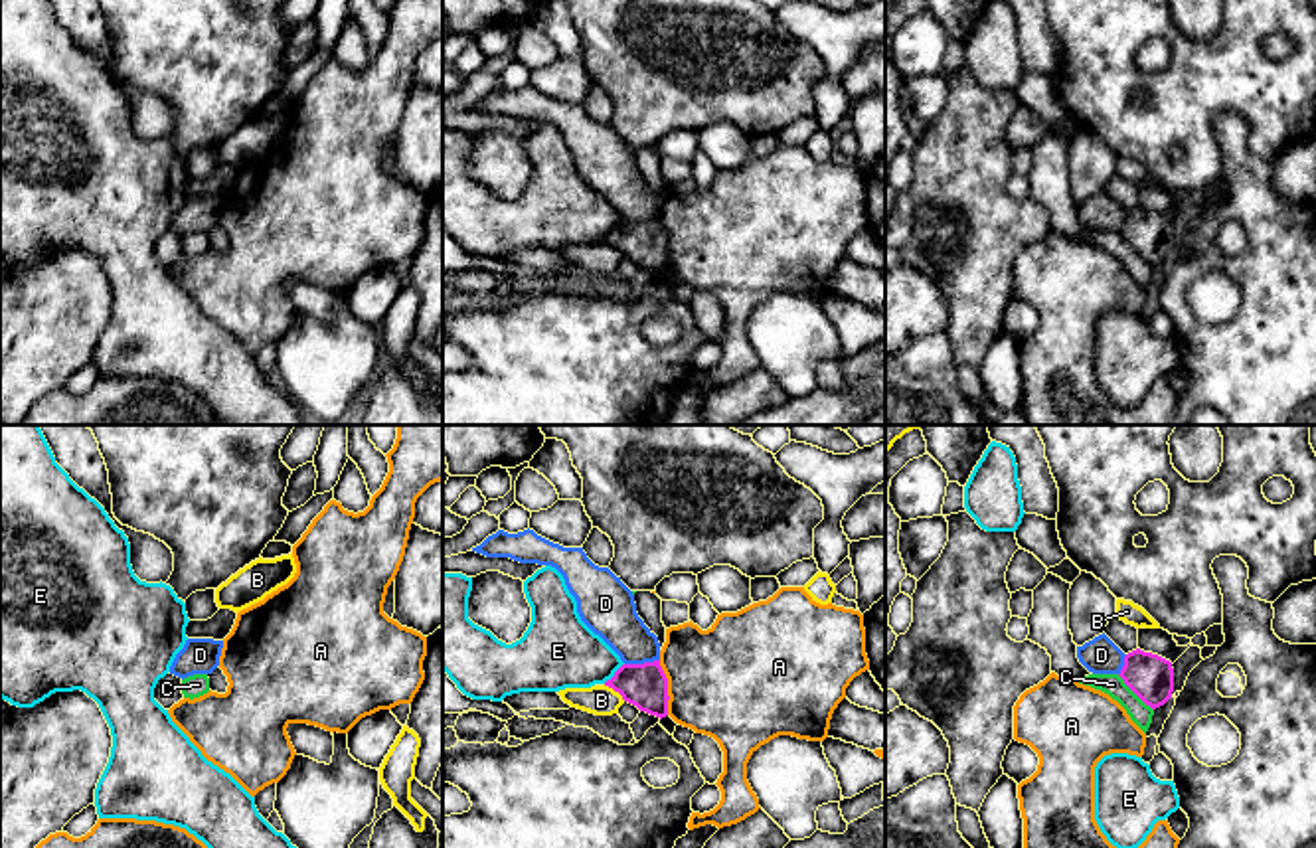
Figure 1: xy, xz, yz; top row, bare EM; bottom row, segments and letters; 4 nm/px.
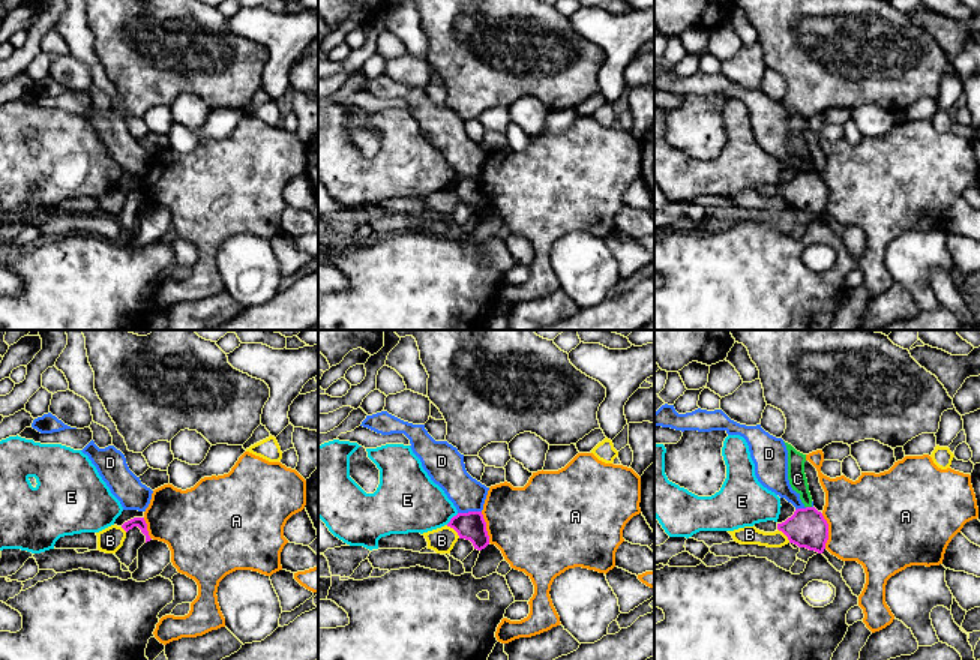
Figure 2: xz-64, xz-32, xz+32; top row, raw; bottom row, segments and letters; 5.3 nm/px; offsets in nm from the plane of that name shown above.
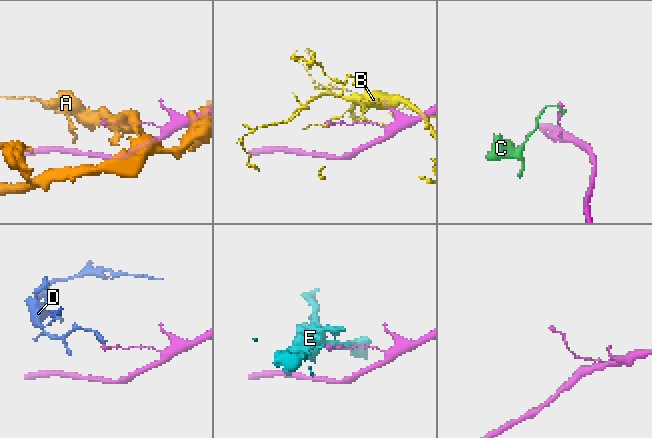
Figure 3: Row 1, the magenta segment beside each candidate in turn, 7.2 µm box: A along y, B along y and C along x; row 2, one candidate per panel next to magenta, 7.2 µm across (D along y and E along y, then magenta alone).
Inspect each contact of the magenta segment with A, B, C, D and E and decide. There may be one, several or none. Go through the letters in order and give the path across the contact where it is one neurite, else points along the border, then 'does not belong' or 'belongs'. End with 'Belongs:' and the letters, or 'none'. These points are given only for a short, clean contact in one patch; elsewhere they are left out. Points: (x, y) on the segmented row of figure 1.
A: does not belong
B: does not belong
C: does not belong
D: border xz (658, 659), (625, 665); does not belong
E: does not belong
Belongs: none

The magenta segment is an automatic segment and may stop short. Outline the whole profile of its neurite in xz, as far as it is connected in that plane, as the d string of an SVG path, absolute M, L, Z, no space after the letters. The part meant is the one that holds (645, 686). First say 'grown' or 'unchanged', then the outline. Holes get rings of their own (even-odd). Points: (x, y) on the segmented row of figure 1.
unchanged; M660 660L644 664L622 664L605 686L622 696L624 702L636 706L656 718L668 716L668 678Z

